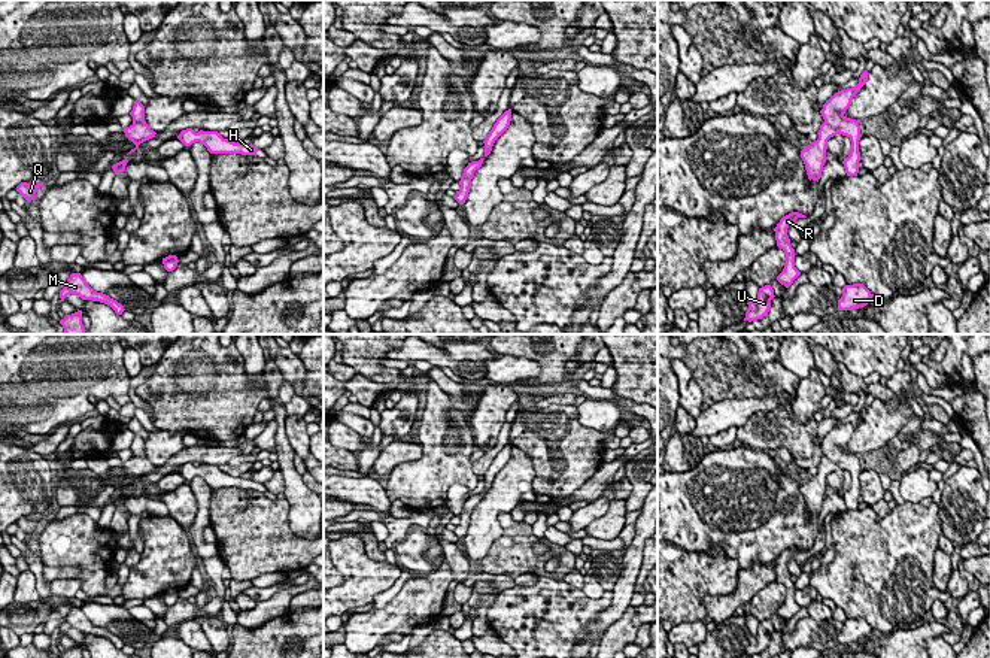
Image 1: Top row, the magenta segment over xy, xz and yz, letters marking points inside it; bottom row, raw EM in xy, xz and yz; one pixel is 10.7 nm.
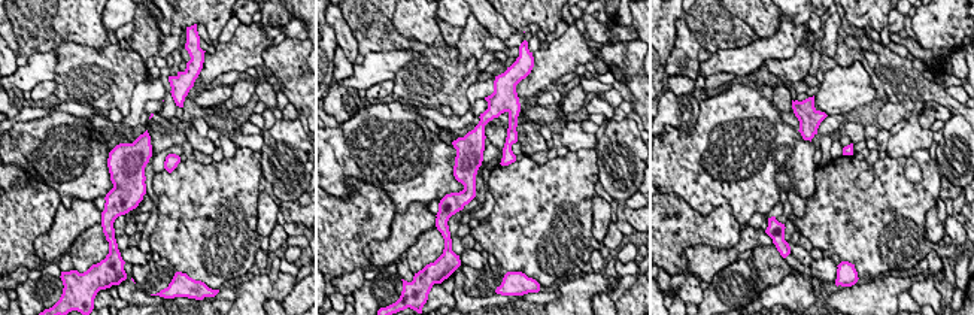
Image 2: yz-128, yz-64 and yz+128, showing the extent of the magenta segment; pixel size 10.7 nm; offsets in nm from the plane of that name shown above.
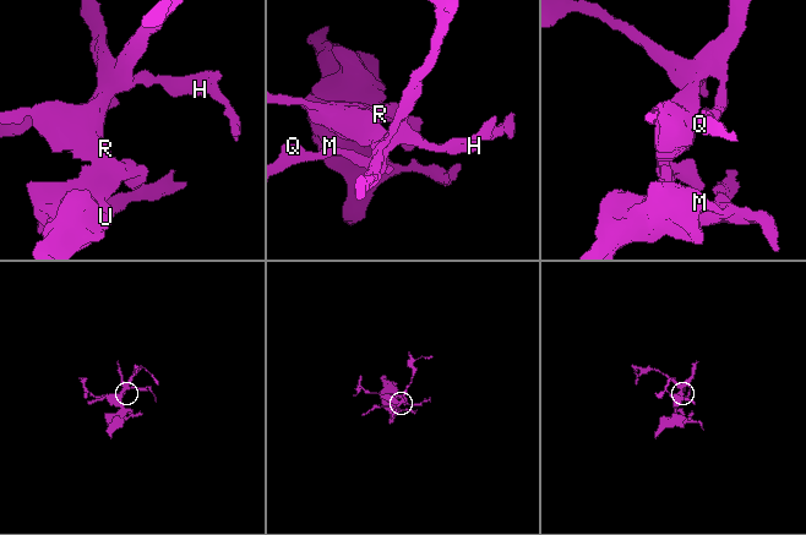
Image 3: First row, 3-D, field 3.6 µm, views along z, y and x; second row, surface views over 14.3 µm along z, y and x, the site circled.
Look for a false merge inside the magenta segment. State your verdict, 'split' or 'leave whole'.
leave whole

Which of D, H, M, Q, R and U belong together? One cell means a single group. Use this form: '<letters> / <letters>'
D H M Q R U

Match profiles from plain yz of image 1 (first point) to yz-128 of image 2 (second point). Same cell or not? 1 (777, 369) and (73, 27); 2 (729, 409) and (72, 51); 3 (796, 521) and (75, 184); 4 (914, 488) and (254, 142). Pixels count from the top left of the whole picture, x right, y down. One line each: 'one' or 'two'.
1: two
2: two
3: one
4: one

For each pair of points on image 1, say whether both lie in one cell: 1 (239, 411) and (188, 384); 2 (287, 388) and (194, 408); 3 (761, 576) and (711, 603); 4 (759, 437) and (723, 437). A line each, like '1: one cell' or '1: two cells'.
1: one cell
2: two cells
3: one cell
4: two cells

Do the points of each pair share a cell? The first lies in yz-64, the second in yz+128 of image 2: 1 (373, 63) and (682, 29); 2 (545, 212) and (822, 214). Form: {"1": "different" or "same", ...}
{"1": "different", "2": "same"}

